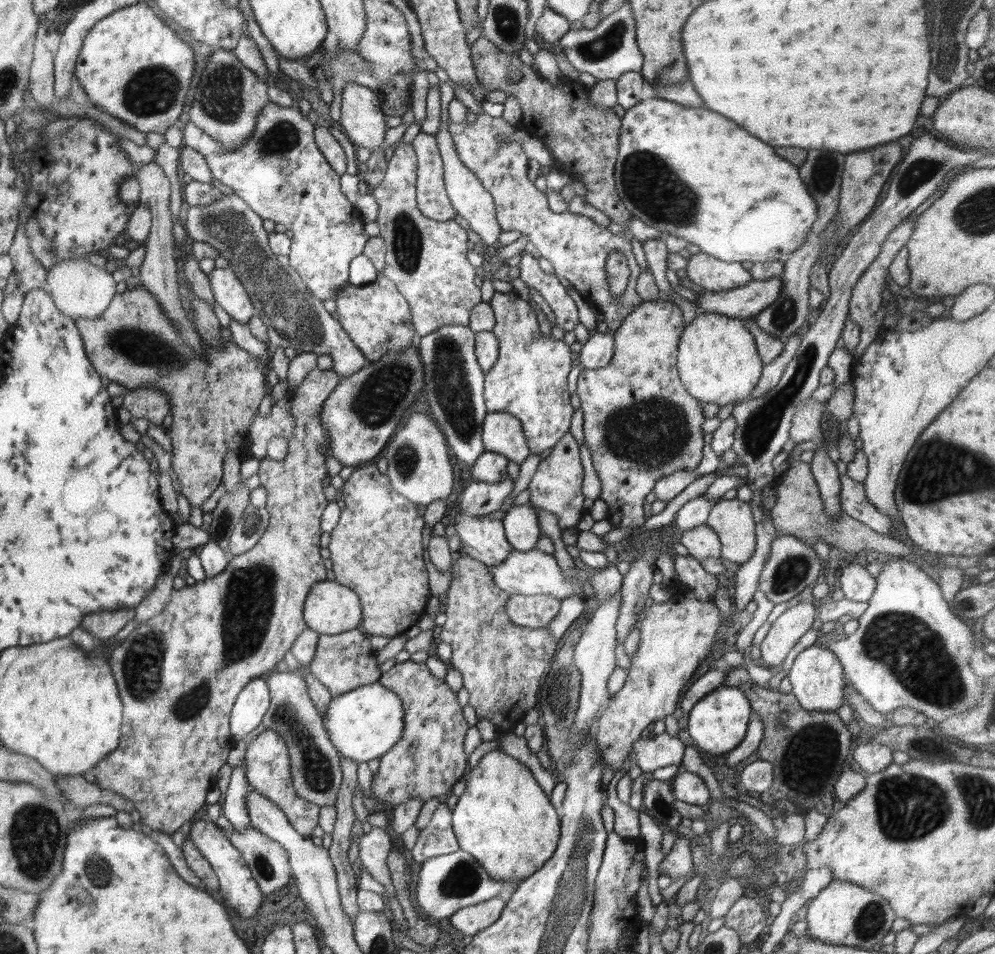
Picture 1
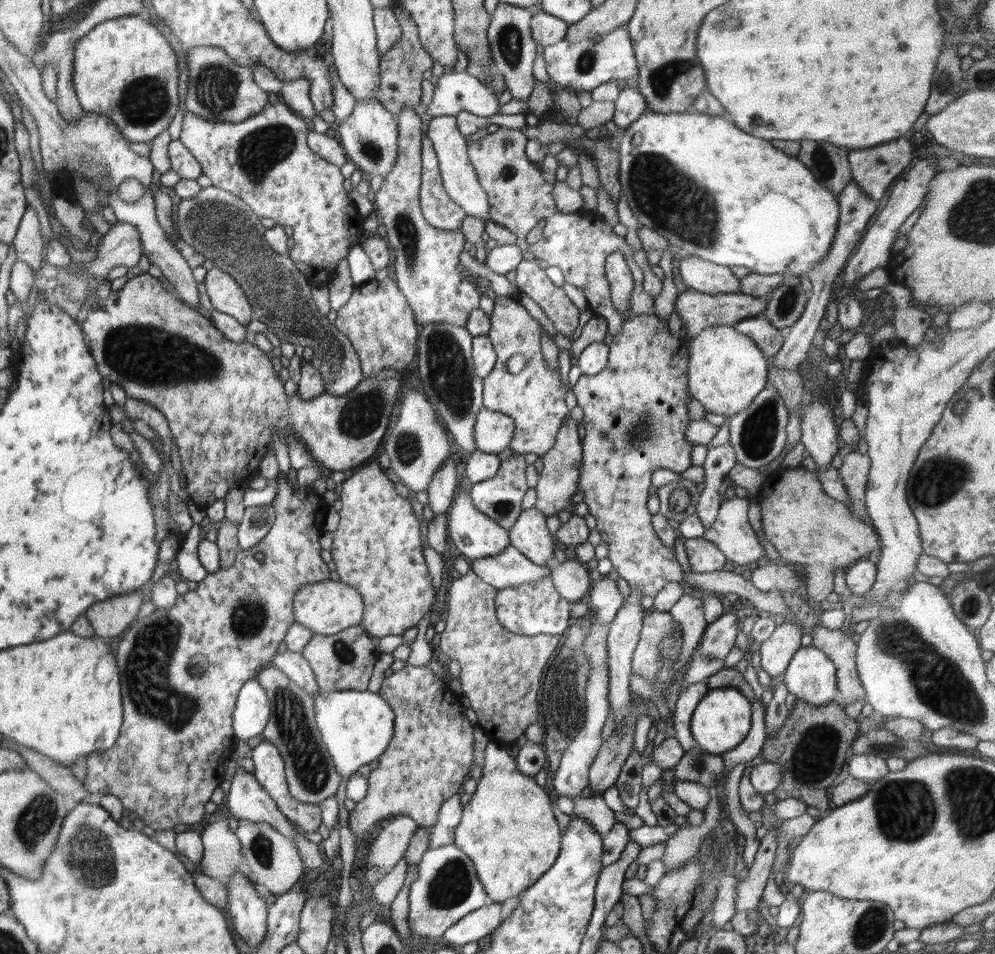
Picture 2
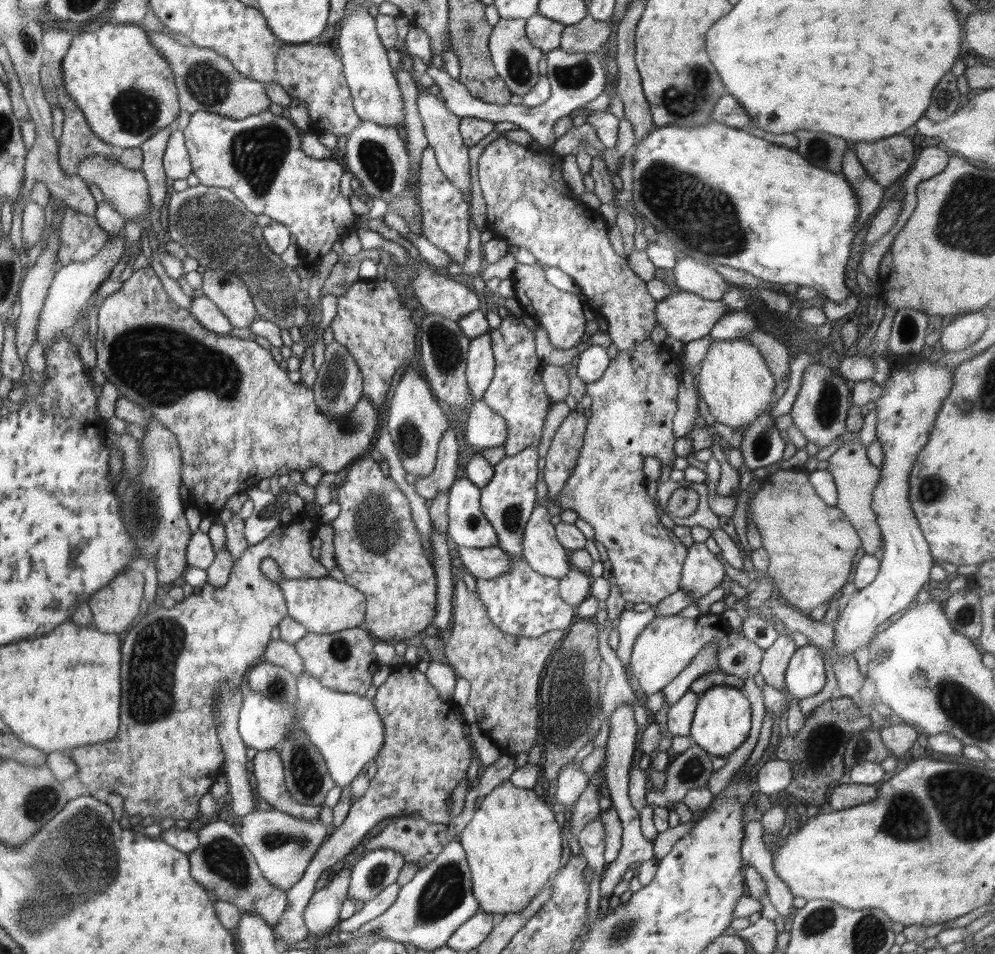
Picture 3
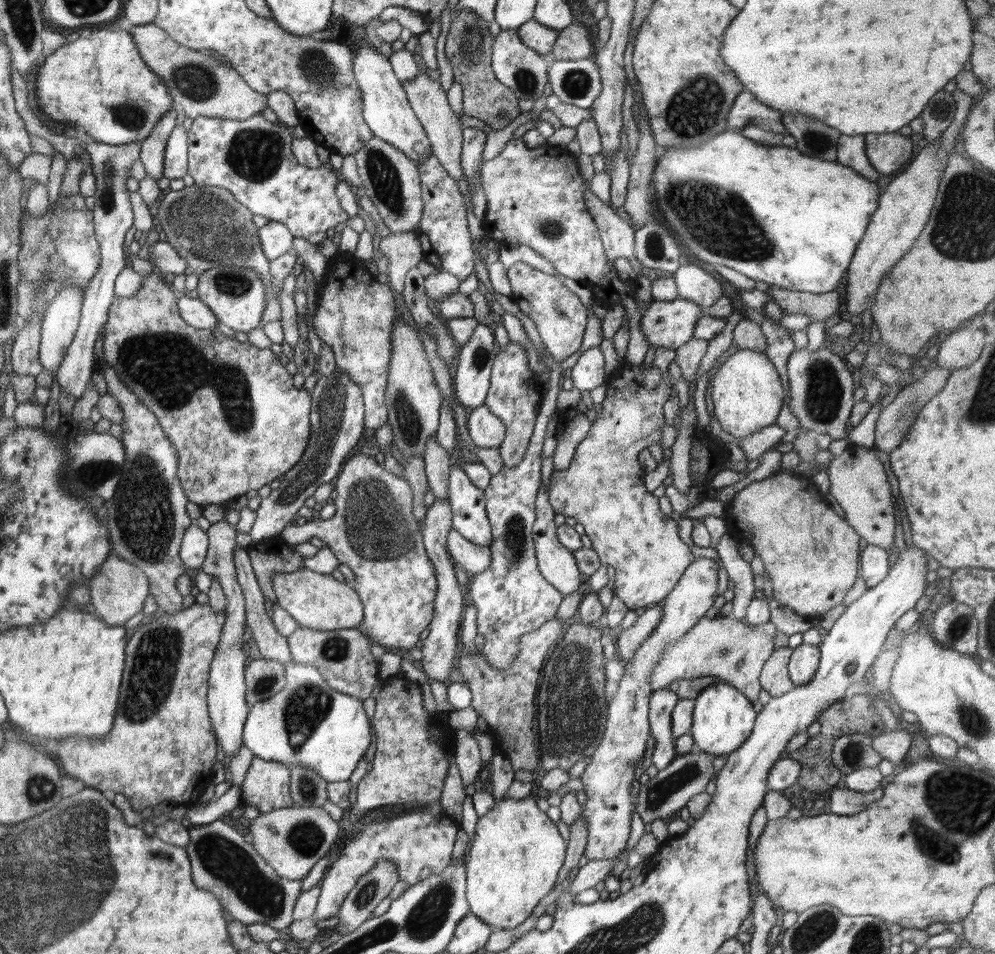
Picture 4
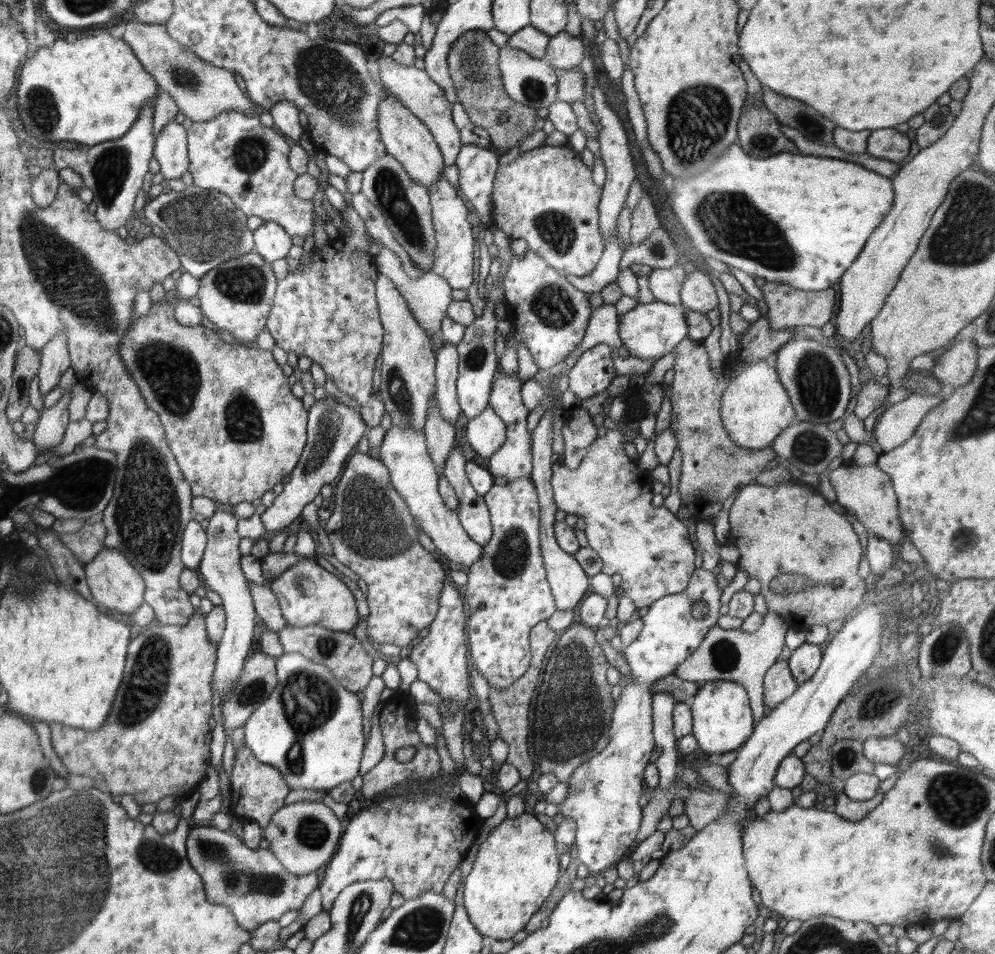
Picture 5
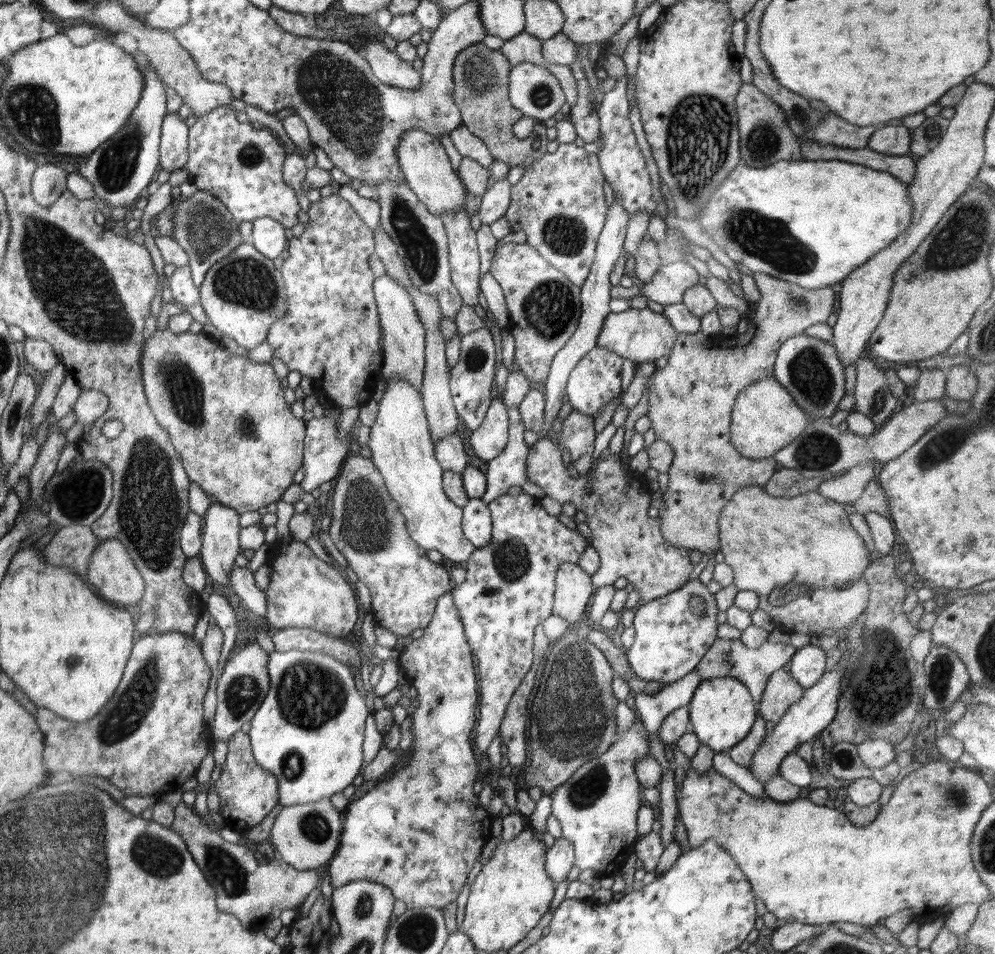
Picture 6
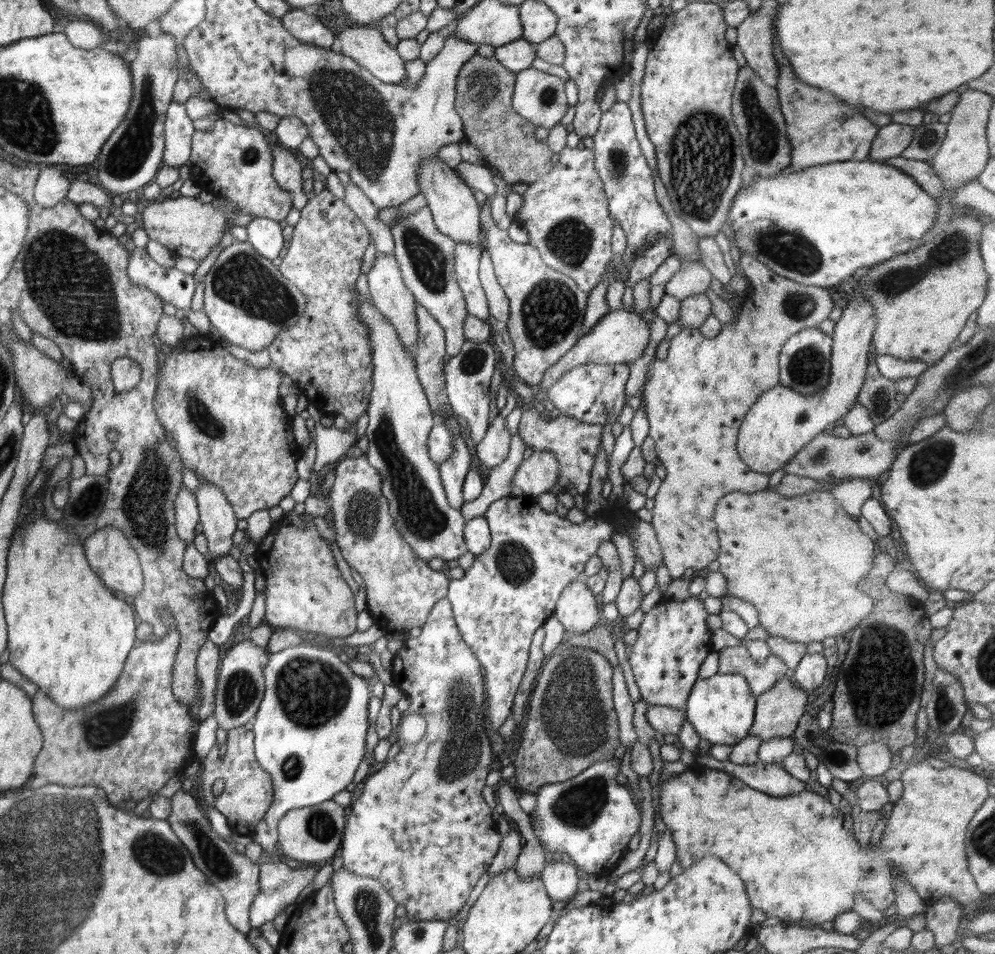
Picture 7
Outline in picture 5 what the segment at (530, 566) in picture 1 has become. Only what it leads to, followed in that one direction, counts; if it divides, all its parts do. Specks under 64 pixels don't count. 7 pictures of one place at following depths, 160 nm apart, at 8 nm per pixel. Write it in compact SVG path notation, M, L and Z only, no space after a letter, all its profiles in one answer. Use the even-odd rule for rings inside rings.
M393 424L384 436L379 455L389 470L391 485L402 495L410 515L416 520L416 525L432 539L445 561L452 560L458 564L472 566L482 556L482 547L468 536L456 516L456 511L446 510L439 493L439 474L426 448L423 432Z

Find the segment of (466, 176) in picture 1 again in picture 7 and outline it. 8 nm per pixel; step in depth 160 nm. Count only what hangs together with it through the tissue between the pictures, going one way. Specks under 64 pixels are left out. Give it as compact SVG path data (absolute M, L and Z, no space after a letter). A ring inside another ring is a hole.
M361 26L341 28L336 45L339 52L353 58L382 82L396 84L406 78L405 61L385 41L381 32Z

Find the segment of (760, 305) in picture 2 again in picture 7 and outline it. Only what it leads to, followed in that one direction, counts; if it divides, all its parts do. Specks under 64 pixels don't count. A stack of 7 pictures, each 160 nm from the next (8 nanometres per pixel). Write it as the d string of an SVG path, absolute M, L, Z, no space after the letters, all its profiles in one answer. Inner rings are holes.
M618 309L606 313L596 326L593 326L585 335L582 335L576 344L557 363L546 370L542 382L538 384L535 391L550 389L558 380L561 380L568 371L589 362L594 364L610 365L618 363L633 362L640 358L650 338L650 325L634 312L626 309Z

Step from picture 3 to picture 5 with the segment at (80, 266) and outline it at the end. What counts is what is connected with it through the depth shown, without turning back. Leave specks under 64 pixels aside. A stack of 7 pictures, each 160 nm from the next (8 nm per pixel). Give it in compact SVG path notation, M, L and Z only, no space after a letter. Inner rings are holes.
M59 330L59 334L55 334L54 338L39 351L41 366L37 372L37 377L42 397L58 387L60 377L71 367L67 346L65 334L63 330Z

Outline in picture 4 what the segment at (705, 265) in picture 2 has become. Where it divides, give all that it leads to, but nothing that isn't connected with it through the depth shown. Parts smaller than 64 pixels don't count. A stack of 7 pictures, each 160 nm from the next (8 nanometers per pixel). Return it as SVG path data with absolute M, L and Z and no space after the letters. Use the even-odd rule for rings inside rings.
M695 263L680 265L673 273L678 296L702 307L712 306L722 297L720 281L712 277Z

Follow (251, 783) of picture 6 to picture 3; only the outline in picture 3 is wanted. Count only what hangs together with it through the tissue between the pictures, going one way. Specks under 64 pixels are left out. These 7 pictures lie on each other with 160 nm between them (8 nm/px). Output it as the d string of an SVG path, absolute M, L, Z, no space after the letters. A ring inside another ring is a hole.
M278 748L260 750L252 759L259 798L266 800L272 809L301 819L320 819L322 805L308 806L296 802L285 785L285 774Z

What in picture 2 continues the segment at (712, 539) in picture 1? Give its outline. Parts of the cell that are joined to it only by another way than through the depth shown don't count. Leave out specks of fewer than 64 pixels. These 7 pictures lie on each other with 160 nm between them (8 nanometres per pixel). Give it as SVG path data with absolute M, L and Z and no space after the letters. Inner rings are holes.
M704 537L684 539L686 556L689 567L693 572L716 572L728 565L724 553Z

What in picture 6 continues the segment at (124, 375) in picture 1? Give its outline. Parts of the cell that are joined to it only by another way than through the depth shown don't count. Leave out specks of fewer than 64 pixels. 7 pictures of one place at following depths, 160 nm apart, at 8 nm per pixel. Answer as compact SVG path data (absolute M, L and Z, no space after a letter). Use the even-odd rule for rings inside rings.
M168 329L157 330L153 335L146 335L142 349L142 358L140 358L142 368L142 384L148 406L159 422L159 426L166 430L172 442L173 448L179 454L186 474L191 482L195 482L200 488L209 494L215 502L237 511L238 515L246 512L258 511L262 507L268 507L269 504L278 503L284 491L293 483L294 473L303 464L303 446L306 434L307 422L304 419L295 418L291 407L284 399L284 389L280 384L273 367L270 363L252 362L249 358L230 353L218 340L211 339L203 331L200 333L191 333L189 330L174 334Z

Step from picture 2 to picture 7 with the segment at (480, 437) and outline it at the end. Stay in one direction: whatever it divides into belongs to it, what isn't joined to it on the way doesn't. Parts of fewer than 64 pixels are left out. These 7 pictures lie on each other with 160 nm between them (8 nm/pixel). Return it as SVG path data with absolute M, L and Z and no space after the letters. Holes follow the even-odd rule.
M497 414L488 425L484 439L476 446L477 456L481 464L489 469L500 466L508 456L511 435L508 433L506 423L506 419Z

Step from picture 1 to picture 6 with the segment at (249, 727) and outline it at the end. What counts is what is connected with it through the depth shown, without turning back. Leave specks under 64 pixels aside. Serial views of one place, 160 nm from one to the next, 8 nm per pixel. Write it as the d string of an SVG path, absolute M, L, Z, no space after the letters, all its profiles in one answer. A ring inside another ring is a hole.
M288 650L288 652L275 651L270 653L267 667L270 686L259 709L249 722L251 727L248 734L251 740L253 757L256 759L256 762L278 779L279 804L283 807L292 806L293 804L306 804L307 802L316 802L324 797L331 797L336 792L343 792L344 788L348 788L352 784L354 778L360 774L360 770L364 767L363 740L365 737L365 720L369 715L365 698L356 689L351 670L343 662L332 658L330 655L300 650Z

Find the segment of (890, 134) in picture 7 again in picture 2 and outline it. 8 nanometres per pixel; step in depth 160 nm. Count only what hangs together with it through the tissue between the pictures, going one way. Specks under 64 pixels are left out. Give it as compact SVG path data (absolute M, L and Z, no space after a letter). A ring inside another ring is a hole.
M898 137L866 150L850 150L848 162L854 181L873 201L886 196L892 182L913 161L908 139Z

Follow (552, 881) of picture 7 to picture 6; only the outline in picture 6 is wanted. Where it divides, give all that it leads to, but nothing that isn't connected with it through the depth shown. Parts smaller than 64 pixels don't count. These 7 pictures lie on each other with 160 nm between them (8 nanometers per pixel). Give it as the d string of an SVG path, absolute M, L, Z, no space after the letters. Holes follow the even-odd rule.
M563 836L556 840L552 848L546 851L546 861L546 873L556 886L566 881L570 869L575 865L572 841Z

